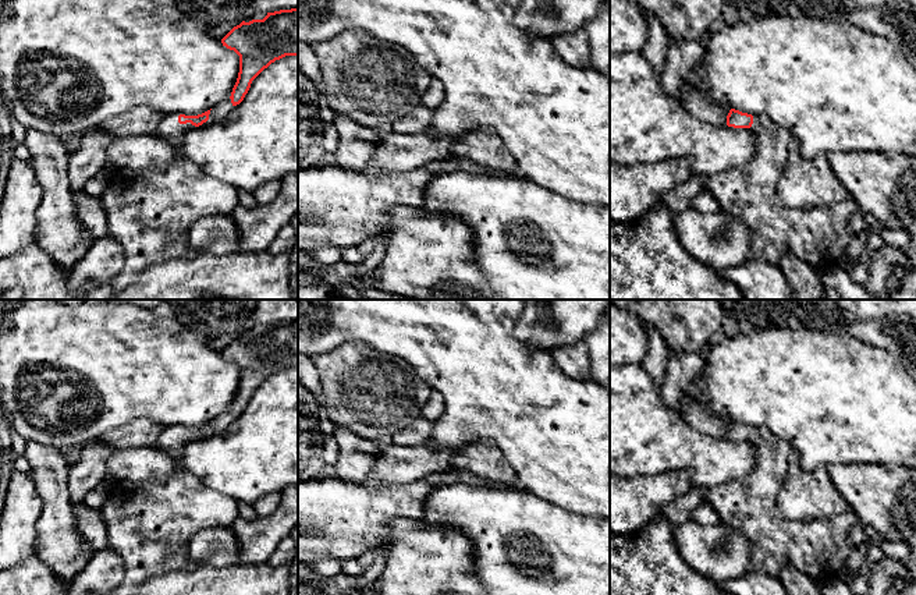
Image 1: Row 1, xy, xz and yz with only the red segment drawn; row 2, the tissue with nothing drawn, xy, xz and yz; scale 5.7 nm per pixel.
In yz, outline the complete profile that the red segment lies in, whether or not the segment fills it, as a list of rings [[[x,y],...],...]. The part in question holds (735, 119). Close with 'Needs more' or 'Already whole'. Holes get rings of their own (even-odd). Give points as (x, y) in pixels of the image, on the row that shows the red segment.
[[[735,109],[729,110],[727,125],[749,128],[756,137],[756,153],[746,164],[709,177],[706,187],[722,212],[741,220],[749,229],[749,258],[778,265],[780,258],[791,251],[820,272],[837,266],[845,255],[848,244],[856,235],[849,229],[849,219],[860,212],[858,203],[848,198],[830,206],[787,208],[778,196],[777,185],[787,164],[788,145],[793,139],[792,134],[787,128],[775,125],[768,117],[752,116]]]. Needs more

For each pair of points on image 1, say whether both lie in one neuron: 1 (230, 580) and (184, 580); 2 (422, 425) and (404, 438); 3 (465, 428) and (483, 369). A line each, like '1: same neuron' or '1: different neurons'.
1: same neuron
2: same neuron
3: same neuron

